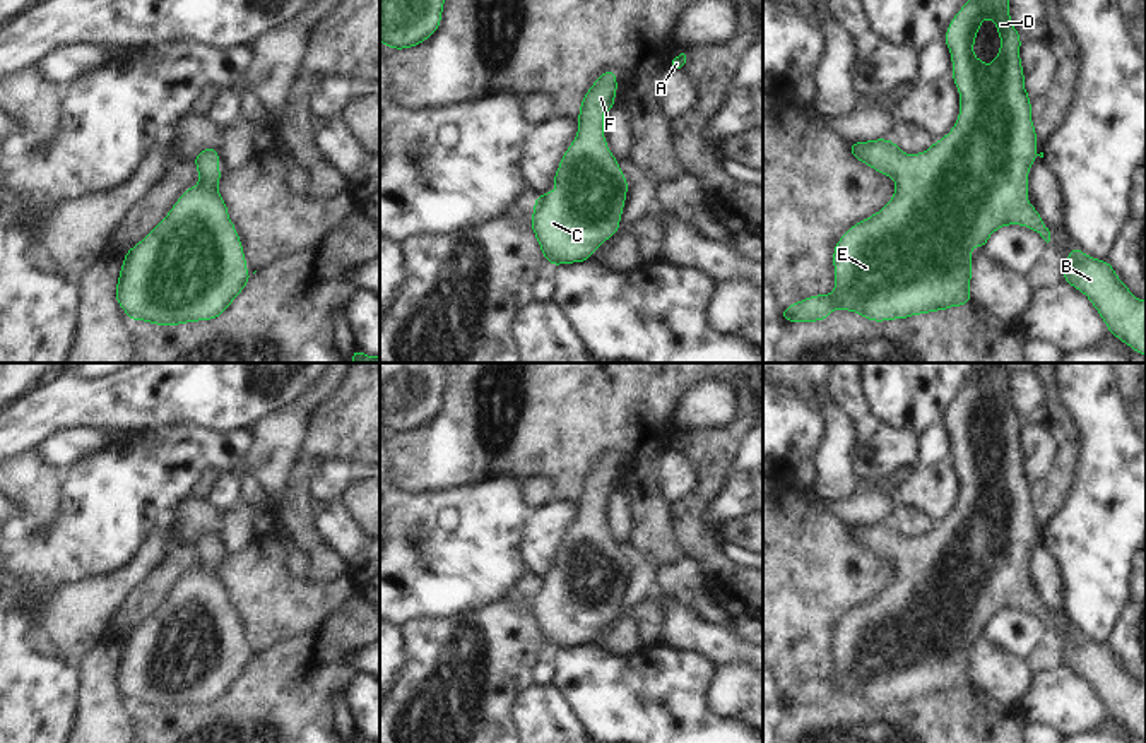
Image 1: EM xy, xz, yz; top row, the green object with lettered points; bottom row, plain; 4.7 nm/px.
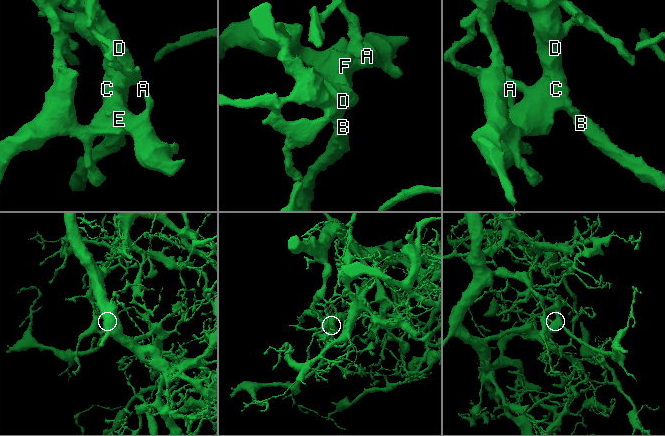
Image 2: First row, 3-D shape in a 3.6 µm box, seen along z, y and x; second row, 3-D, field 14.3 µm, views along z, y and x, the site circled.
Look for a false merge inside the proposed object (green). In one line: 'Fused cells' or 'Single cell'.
Single cell.

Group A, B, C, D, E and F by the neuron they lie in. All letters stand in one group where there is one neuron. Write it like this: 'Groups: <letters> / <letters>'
Groups: A B C D E F.

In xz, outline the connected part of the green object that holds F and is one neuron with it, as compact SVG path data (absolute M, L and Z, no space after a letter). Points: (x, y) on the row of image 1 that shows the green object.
M609 68L597 77L582 98L576 118L578 132L563 154L552 178L554 187L561 193L556 195L552 190L547 190L534 199L530 226L549 265L588 262L604 241L617 235L628 197L628 178L607 147L604 116L600 115L602 111L614 110L616 94L617 77L616 72Z

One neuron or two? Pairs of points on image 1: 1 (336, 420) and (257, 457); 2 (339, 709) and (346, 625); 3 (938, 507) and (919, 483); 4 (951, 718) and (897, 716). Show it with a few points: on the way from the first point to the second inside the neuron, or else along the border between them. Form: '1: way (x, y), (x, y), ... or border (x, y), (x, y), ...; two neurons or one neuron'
1: border (325, 398), (310, 410), (307, 437), (289, 469); two neurons
2: border (344, 689), (334, 694), (330, 713); two neurons
3: way (938, 502), (924, 488); one neuron
4: way (938, 718), (910, 718); one neuron

